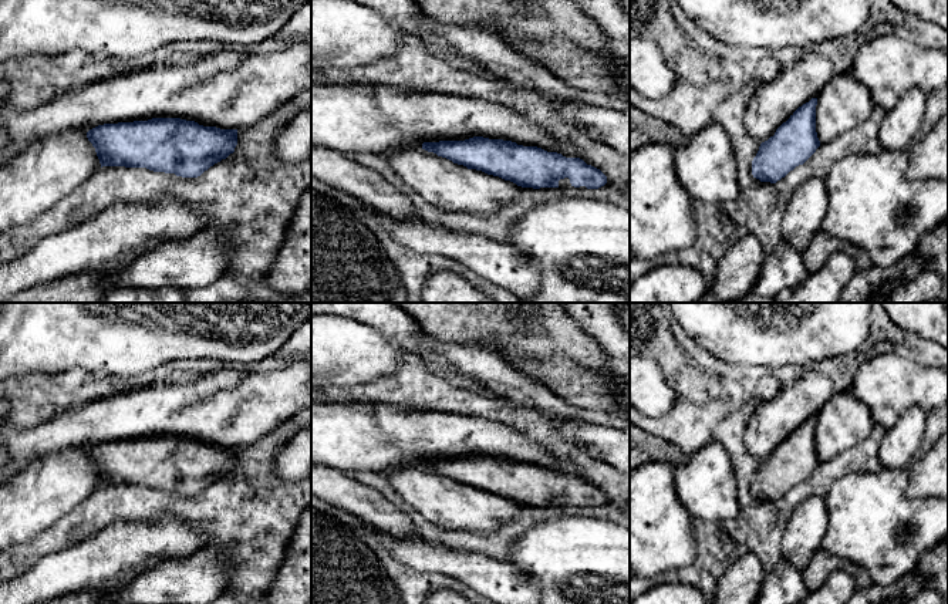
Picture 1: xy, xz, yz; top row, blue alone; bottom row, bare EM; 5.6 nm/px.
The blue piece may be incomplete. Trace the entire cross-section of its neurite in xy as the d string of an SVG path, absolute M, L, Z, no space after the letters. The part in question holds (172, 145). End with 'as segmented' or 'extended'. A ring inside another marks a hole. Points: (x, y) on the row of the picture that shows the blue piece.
M181 118L98 125L87 132L102 166L146 168L198 178L226 159L237 145L237 129L203 126Z; as segmented

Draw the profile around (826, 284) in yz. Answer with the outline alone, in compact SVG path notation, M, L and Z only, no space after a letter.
M839 250L795 288L783 290L775 303L839 303L840 294L854 276L851 256Z

